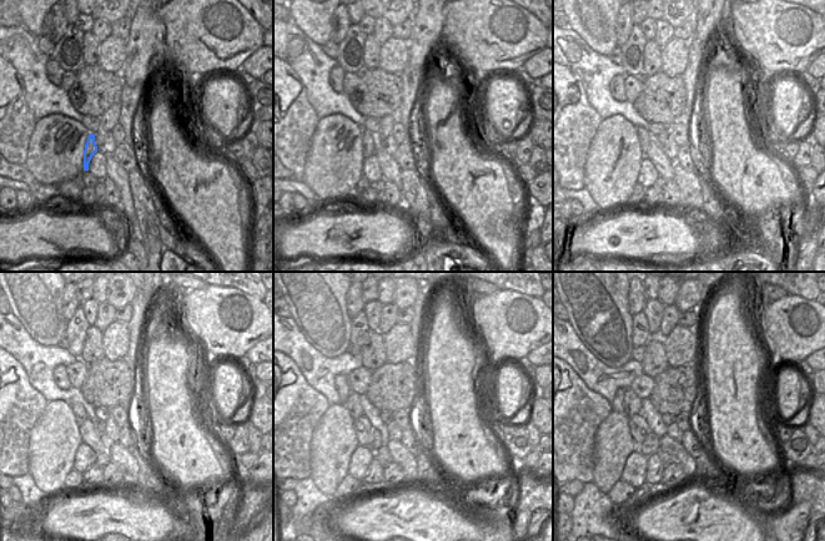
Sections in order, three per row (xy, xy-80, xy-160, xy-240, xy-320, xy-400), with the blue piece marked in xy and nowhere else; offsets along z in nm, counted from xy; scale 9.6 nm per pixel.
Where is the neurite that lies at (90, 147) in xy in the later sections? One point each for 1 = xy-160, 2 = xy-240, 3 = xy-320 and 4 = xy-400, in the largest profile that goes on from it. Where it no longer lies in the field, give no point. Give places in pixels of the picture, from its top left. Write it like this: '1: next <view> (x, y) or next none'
1: next xy-160 (644, 137)
2: next xy-240 (78, 409)
3: next xy-320 (355, 408)
4: next xy-400 (632, 404)

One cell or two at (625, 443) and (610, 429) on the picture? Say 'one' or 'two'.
one

